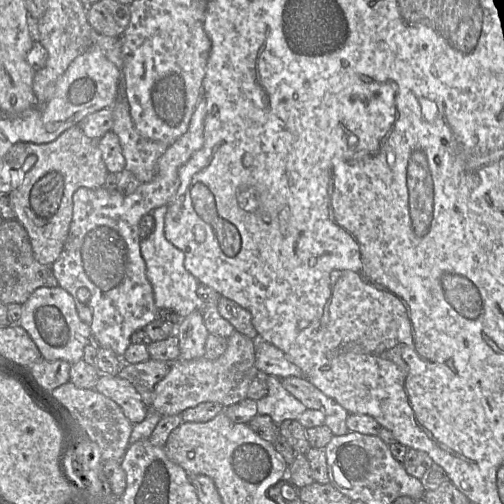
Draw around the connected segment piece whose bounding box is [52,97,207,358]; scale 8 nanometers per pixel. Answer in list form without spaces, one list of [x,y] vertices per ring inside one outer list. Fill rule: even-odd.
[[[202,97],[187,132],[169,145],[159,159],[154,178],[141,183],[132,194],[125,196],[117,191],[108,191],[105,187],[83,187],[74,194],[69,234],[52,270],[58,286],[73,296],[78,314],[90,325],[93,338],[100,347],[112,349],[120,358],[132,343],[132,334],[158,319],[153,287],[147,278],[146,264],[141,254],[140,220],[156,208],[167,206],[176,194],[179,169],[204,145],[206,115],[207,102]],[[83,287],[91,293],[87,302],[78,298],[78,290]]]

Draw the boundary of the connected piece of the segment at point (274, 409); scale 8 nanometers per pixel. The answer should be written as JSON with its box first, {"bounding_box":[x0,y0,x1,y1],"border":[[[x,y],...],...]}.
{"bounding_box":[257,377,307,425],"border":[[[267,377],[268,394],[257,401],[259,415],[269,415],[280,425],[284,420],[297,419],[307,408],[282,385],[282,378]]]}

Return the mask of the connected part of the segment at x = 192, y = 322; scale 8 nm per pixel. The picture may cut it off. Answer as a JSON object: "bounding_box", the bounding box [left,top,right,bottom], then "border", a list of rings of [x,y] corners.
{"bounding_box":[175,311,211,360],"border":[[[193,311],[177,324],[175,333],[179,339],[178,359],[193,360],[207,355],[206,340],[211,328],[203,311]]]}

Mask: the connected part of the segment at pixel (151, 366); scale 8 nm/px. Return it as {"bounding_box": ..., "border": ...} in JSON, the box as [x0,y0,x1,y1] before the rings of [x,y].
{"bounding_box":[118,358,172,407],"border":[[[152,358],[140,363],[123,363],[118,376],[131,382],[144,404],[151,407],[155,398],[155,387],[169,373],[172,363]]]}

